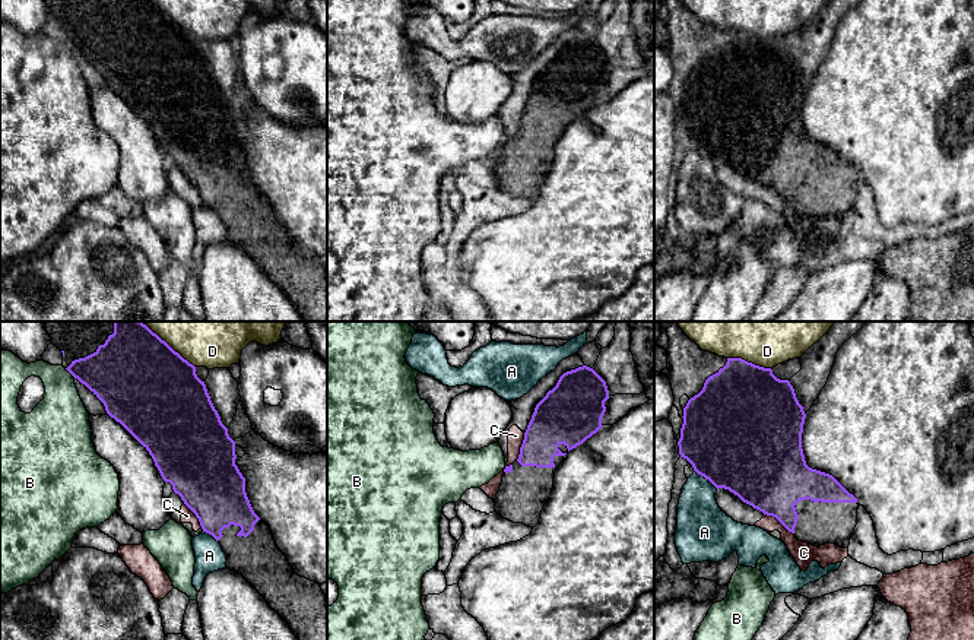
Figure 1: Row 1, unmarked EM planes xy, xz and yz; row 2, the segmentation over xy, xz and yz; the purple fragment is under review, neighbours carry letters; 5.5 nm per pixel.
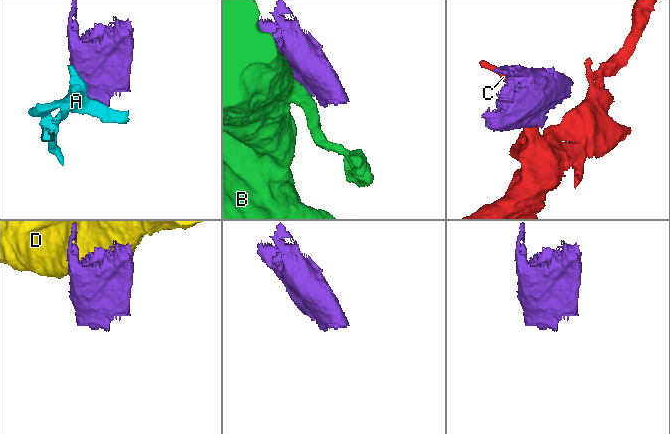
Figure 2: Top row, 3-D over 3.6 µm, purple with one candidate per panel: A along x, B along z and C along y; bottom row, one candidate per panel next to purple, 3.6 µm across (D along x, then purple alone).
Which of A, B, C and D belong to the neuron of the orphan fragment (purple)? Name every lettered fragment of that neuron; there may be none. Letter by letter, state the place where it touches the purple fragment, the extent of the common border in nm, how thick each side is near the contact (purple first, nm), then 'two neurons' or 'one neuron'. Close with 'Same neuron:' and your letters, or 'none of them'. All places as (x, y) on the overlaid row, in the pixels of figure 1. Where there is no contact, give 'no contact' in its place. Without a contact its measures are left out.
A: meets purple in yz at (707, 478); contact 160 nm long; 500 nm thick on the purple side, 260 nm on the other; two neurons
B: meets purple in xy at (69, 371); contact 70 nm long; 320 nm thick on the purple side, 280 nm on the other; two neurons
C: meets purple in xz at (520, 447); contact 170 nm long; 260 nm thick on the purple side, 90 nm on the other; two neurons
D: meets purple in yz at (749, 363); contact 240 nm long; 480 nm thick on the purple side, 480 nm on the other; two neurons
Same neuron: none of them

